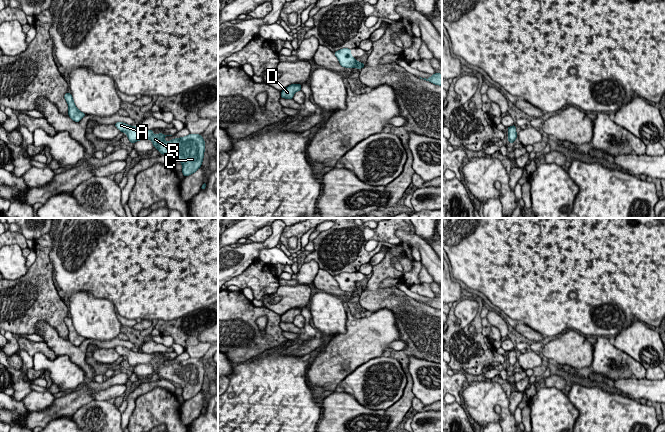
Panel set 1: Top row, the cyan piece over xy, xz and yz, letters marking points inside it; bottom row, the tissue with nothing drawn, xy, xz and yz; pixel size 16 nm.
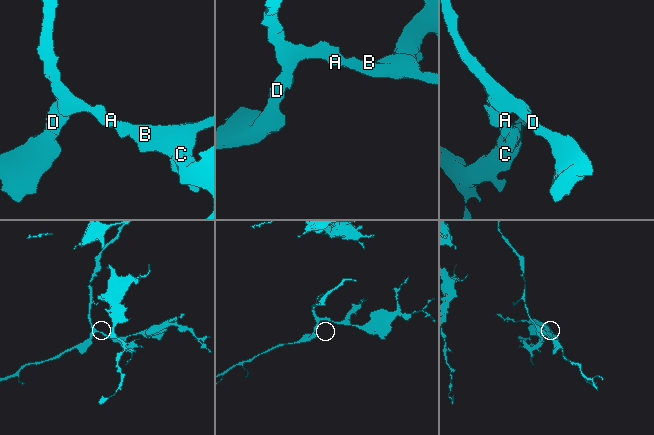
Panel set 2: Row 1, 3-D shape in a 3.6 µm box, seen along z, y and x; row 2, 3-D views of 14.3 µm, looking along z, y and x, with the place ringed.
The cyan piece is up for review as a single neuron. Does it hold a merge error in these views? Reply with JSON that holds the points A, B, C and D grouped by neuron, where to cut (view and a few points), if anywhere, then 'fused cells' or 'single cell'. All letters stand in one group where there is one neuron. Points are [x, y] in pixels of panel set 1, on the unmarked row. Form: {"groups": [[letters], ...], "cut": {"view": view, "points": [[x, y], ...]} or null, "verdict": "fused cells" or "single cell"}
{"groups": [["A", "B", "C", "D"]], "cut": null, "verdict": "single cell"}

